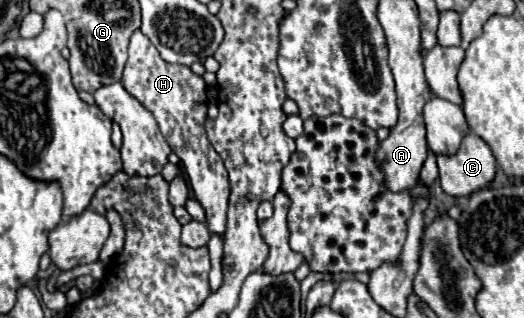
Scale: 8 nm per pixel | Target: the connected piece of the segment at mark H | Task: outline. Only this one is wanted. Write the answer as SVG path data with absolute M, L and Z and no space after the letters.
M136 30L130 38L128 48L128 62L122 76L122 86L146 108L154 114L162 136L170 144L172 152L180 158L182 170L188 176L192 192L196 200L206 210L206 220L210 232L224 234L226 230L226 210L228 210L228 196L230 196L230 180L228 172L212 148L208 134L206 134L206 108L208 108L208 94L204 78L196 76L190 68L182 64L166 64L152 42Z

